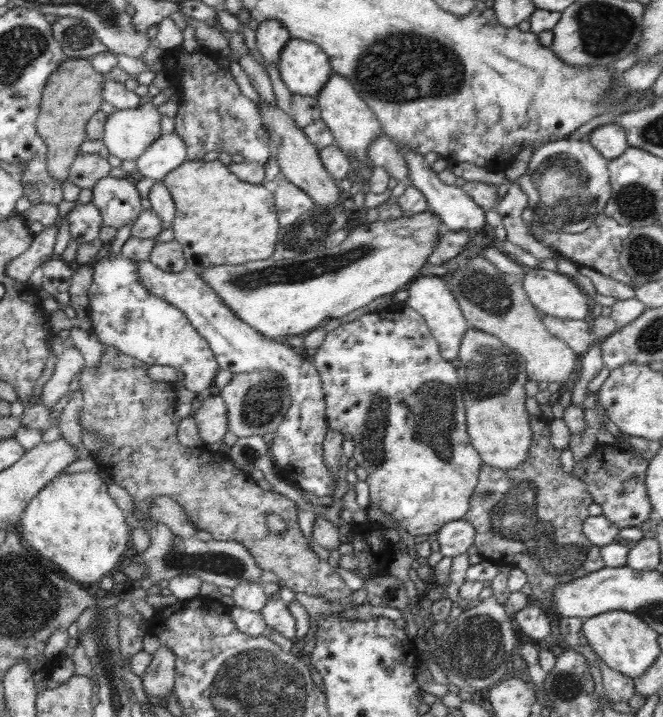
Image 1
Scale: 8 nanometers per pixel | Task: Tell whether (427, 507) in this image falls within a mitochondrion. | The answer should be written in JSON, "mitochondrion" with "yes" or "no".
{"mitochondrion":"no"}

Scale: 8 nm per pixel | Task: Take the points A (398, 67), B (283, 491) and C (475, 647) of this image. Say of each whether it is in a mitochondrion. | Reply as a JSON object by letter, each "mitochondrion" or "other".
{"A":"mitochondrion","B":"other","C":"mitochondrion"}

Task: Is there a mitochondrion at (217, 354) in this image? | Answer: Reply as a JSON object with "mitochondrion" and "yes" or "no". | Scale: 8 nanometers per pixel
{"mitochondrion":"no"}

